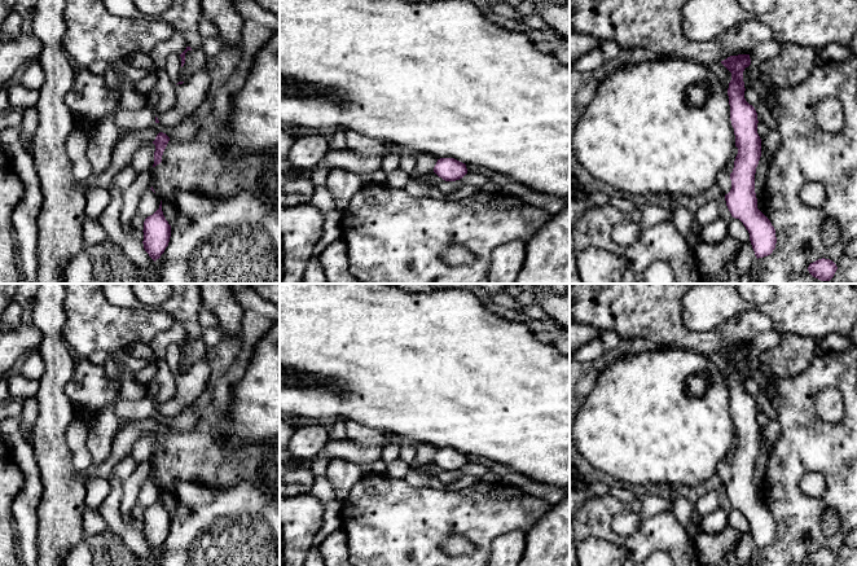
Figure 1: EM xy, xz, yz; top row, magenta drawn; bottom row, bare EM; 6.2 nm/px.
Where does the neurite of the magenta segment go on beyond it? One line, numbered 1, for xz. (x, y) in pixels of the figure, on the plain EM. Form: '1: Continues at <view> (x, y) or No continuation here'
1: No continuation here

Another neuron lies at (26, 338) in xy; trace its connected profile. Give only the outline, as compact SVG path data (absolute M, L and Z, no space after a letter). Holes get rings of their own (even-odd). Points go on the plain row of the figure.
M21 323L14 330L0 332L0 379L6 376L17 360L38 351L43 333L32 323Z

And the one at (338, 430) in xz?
M343 420L337 421L329 430L330 440L340 440L347 438L347 427Z

